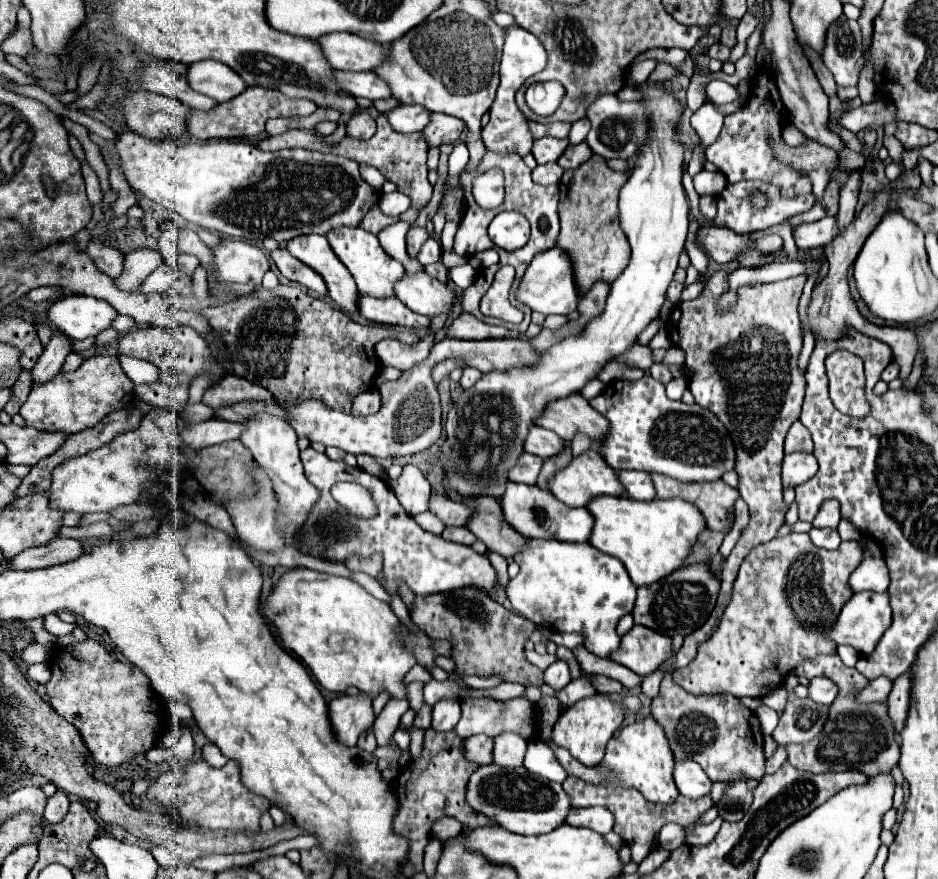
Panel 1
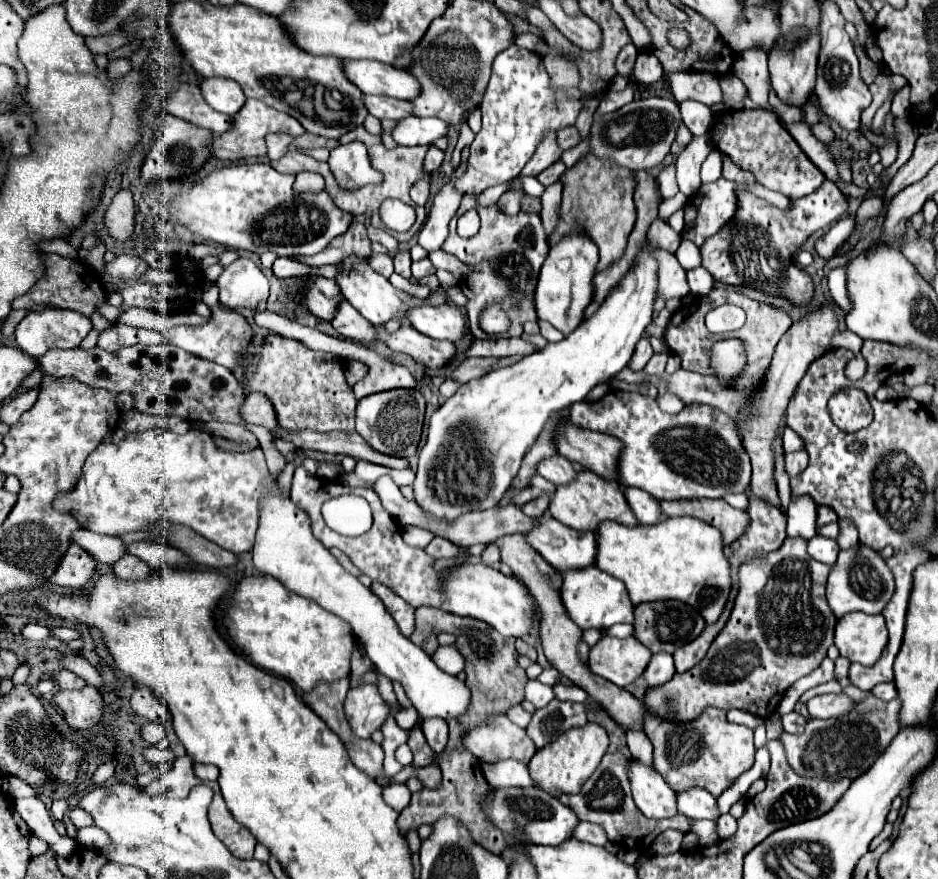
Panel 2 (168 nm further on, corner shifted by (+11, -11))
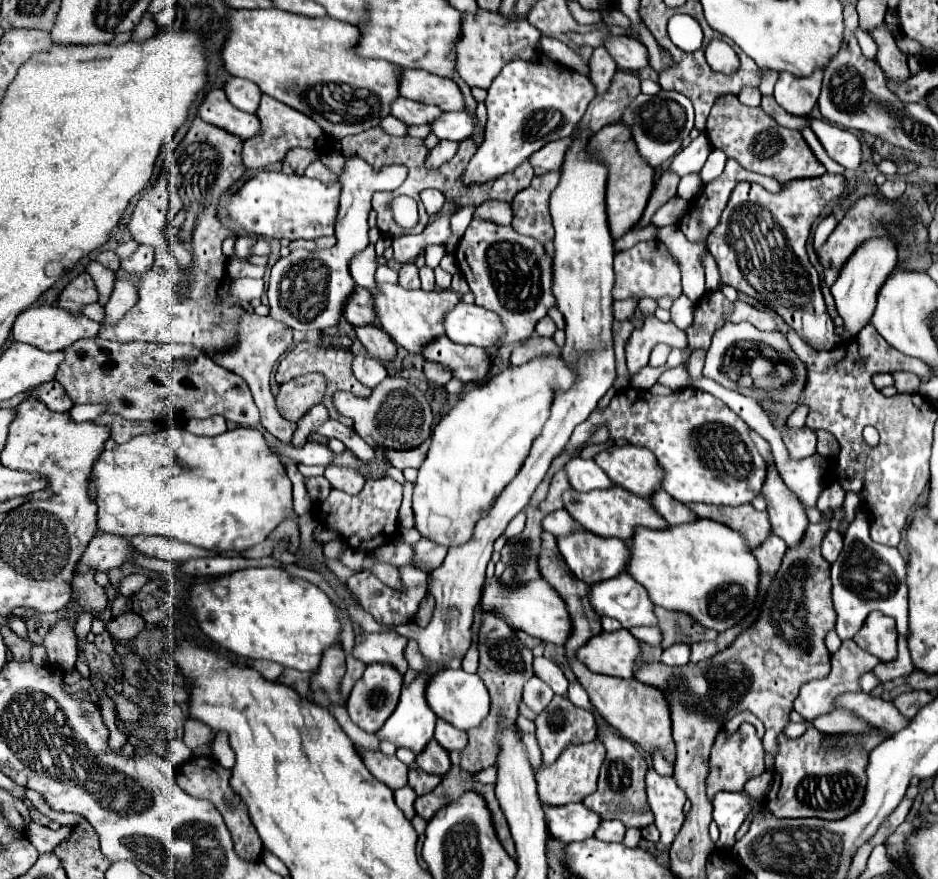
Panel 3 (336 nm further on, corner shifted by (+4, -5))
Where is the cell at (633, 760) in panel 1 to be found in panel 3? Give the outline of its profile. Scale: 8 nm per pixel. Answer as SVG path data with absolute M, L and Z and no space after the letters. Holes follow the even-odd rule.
M655 769L647 771L645 783L647 783L649 807L655 815L655 825L661 831L659 841L665 847L669 847L673 843L673 839L677 837L683 821L685 821L683 805L687 801L687 795L677 785L675 777L659 775Z

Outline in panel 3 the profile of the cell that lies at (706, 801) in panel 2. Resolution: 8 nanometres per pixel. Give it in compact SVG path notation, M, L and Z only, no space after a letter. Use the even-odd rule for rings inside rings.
M719 791L713 797L713 819L719 825L721 837L717 841L717 847L733 847L735 845L735 833L749 815L751 805L741 793L729 793Z

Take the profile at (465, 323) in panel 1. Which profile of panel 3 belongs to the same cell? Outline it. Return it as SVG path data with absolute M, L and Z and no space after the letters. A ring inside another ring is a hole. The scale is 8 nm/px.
M531 335L521 347L517 347L511 353L511 363L513 365L523 365L535 357L539 357L539 353L559 353L561 349L555 345L553 339L549 337L535 337Z

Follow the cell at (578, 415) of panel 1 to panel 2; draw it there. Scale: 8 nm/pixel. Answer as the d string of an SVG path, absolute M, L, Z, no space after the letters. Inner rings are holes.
M564 423L558 433L556 447L560 455L608 481L620 481L620 475L616 475L616 459L620 459L620 447L624 443L604 433L578 429L572 423Z

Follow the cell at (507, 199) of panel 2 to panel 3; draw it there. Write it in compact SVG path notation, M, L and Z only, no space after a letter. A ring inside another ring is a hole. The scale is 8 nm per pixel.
M485 201L477 207L475 217L491 219L499 225L511 225L513 221L513 207L507 201Z

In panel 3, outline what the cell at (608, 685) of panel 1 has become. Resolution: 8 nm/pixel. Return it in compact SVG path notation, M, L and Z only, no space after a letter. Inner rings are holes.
M539 657L539 659L533 659L533 671L534 675L537 675L539 679L543 679L547 685L551 685L551 689L557 693L557 695L565 695L567 693L567 679L563 677L561 669L545 659L545 657Z

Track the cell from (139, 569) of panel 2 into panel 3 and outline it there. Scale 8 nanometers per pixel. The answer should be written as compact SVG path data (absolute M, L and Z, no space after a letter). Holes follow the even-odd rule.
M131 573L127 575L121 585L119 585L119 593L125 595L125 597L133 597L135 593L139 593L143 589L143 585L147 585L149 577L143 575L143 573Z

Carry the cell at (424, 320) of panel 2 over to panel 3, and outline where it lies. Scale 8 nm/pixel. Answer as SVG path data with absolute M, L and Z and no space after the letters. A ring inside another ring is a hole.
M459 301L443 321L445 335L453 343L477 345L485 349L495 349L501 343L503 325L499 317L479 305L467 305Z

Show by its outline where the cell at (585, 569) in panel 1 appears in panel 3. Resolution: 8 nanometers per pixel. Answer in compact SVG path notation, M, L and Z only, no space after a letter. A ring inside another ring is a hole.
M629 573L589 585L589 601L599 615L619 619L625 629L633 625L657 625L647 591Z

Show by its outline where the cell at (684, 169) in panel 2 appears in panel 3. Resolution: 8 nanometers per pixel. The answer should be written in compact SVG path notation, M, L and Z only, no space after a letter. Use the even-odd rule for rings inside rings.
M689 173L685 177L681 177L679 181L679 197L683 197L685 201L695 201L703 191L703 181L699 173Z

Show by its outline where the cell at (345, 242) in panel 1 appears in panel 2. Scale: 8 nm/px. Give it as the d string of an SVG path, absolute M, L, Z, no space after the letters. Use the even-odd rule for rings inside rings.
M356 255L346 257L342 265L344 265L344 271L342 271L342 275L336 279L338 285L340 285L340 289L342 289L342 295L344 295L344 299L346 299L362 317L366 317L372 325L384 325L384 323L388 323L390 319L400 319L400 323L408 323L408 311L412 311L412 307L420 307L420 305L424 305L424 303L434 303L434 305L438 305L438 303L446 303L446 301L448 301L446 295L440 293L440 291L430 293L426 299L418 299L418 297L408 295L408 293L404 293L404 291L400 291L400 289L394 289L386 277L374 273L374 271L368 267L368 261L366 261L364 257L356 257Z

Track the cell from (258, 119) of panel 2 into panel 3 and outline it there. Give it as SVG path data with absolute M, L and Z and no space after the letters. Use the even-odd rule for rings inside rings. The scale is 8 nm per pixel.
M269 95L261 97L257 117L261 121L261 131L255 137L243 141L243 151L241 151L243 165L249 169L263 169L271 163L277 163L287 155L287 151L291 151L295 147L307 147L307 149L319 151L327 143L325 133L319 129L319 125L315 125L315 121L311 121L311 117L307 119L303 113L295 111L293 107L287 107L285 103L281 103L277 99L271 99Z

